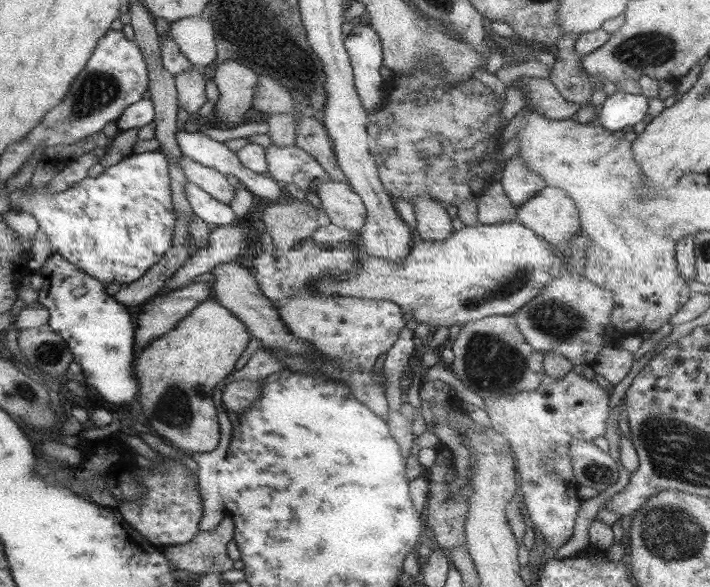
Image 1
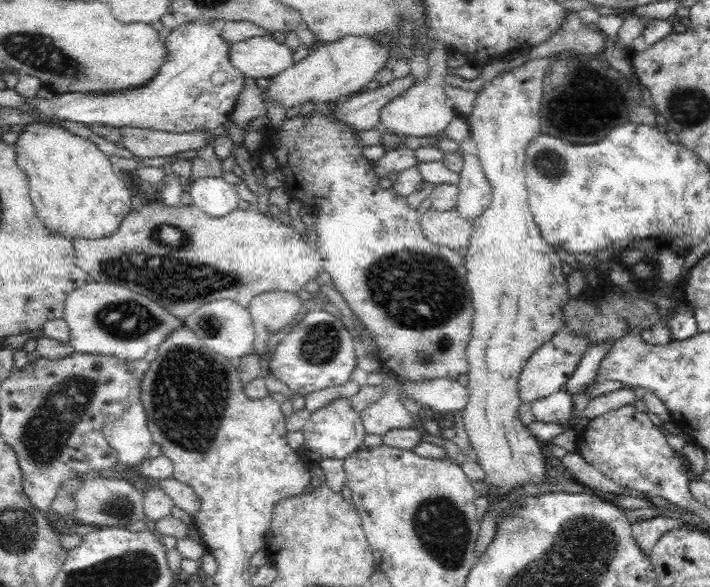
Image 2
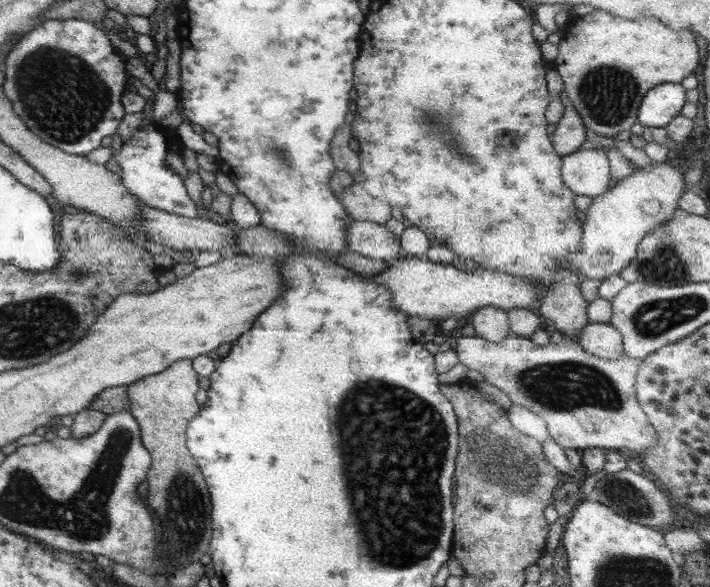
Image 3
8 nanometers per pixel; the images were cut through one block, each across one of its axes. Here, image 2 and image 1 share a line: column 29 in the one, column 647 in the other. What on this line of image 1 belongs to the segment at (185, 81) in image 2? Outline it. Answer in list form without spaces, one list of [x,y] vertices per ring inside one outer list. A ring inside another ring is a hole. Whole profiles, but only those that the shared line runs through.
[[[616,91],[607,96],[600,105],[600,124],[610,132],[634,126],[642,121],[648,112],[648,98],[641,94],[630,94]]]

